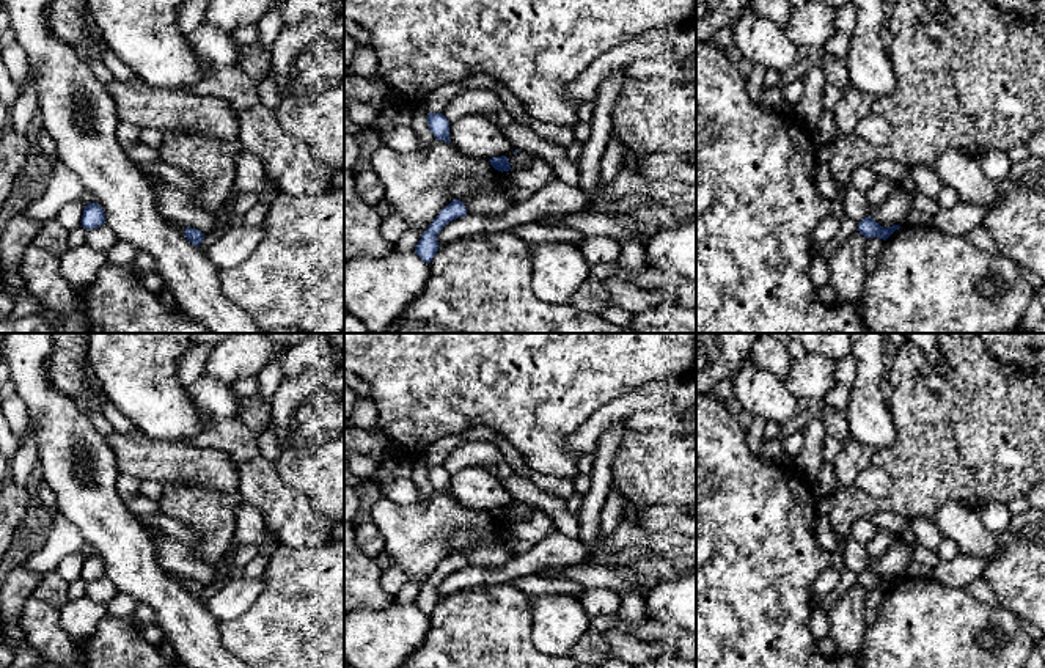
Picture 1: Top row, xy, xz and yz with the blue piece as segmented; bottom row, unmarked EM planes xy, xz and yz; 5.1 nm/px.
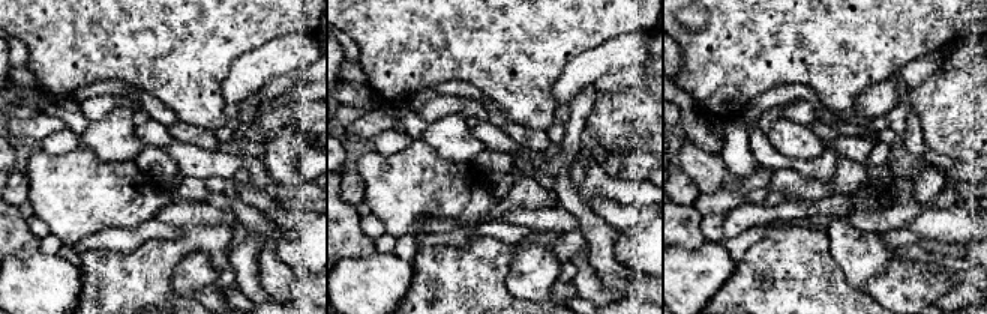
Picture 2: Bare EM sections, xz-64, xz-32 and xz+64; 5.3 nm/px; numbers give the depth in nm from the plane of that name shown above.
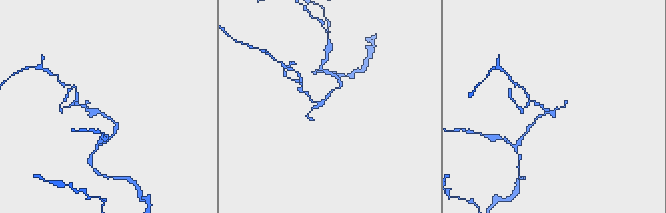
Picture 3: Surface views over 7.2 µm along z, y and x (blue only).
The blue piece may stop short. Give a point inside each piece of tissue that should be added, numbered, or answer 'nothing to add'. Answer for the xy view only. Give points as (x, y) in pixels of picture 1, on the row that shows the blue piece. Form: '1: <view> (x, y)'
nothing to add

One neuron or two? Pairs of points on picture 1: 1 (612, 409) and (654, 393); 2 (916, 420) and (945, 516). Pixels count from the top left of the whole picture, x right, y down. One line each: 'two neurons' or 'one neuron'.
1: one neuron
2: two neurons

